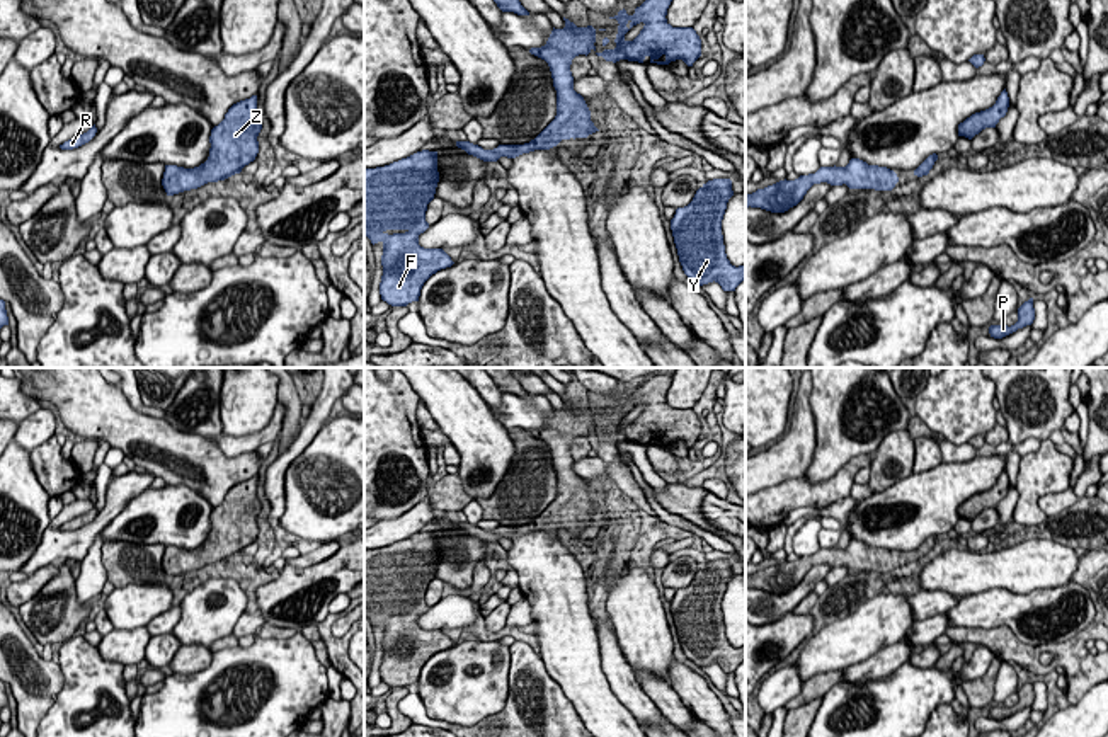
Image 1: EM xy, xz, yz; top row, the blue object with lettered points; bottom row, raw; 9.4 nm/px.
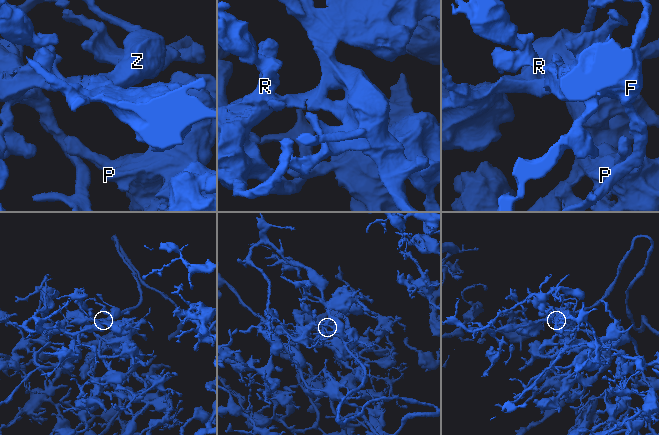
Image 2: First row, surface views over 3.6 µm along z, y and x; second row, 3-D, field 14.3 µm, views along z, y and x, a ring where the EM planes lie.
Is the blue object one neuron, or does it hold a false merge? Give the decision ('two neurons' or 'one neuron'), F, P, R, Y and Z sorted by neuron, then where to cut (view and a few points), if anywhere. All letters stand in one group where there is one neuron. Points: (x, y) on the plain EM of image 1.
one neuron; groups F P R Y Z; cut none

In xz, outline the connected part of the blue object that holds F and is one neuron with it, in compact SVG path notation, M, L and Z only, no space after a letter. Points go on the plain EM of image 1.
M429 531L364 550L364 616L383 625L380 676L391 688L419 683L424 664L454 645L443 630L419 626L437 563L437 533Z

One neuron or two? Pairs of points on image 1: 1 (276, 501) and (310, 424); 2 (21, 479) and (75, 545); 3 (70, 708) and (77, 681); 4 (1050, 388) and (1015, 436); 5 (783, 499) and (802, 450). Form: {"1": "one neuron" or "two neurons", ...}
{"1": "one neuron", "2": "two neurons", "3": "one neuron", "4": "one neuron", "5": "two neurons"}

